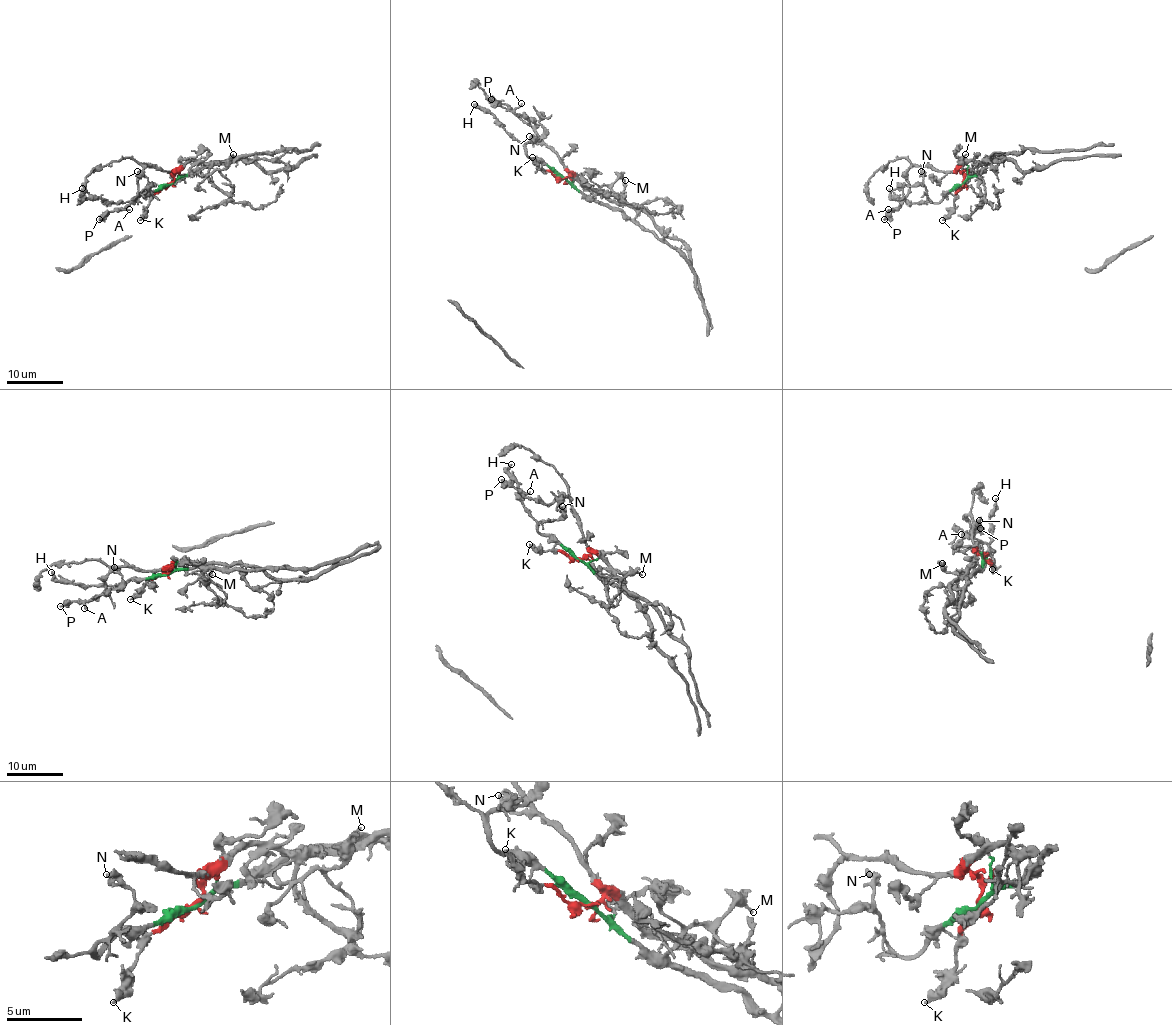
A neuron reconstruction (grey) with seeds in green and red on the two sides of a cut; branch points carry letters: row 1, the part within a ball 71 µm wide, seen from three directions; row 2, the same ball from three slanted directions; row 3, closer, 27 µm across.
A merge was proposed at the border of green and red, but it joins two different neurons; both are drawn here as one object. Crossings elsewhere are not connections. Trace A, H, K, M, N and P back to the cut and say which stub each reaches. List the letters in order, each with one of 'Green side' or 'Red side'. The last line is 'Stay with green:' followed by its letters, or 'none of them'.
A: Red side
H: Green side
K: Red side
M: Green side
N: Green side
P: Red side
Stay with green: H, M, N

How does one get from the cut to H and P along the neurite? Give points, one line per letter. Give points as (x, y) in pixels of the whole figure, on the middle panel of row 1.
H: (563, 177), (546, 164), (533, 160), (524, 153), (524, 146), (492, 115), (473, 103)
P: (563, 177), (566, 179), (569, 169), (543, 142), (533, 122), (529, 122), (530, 125), (490, 99)

